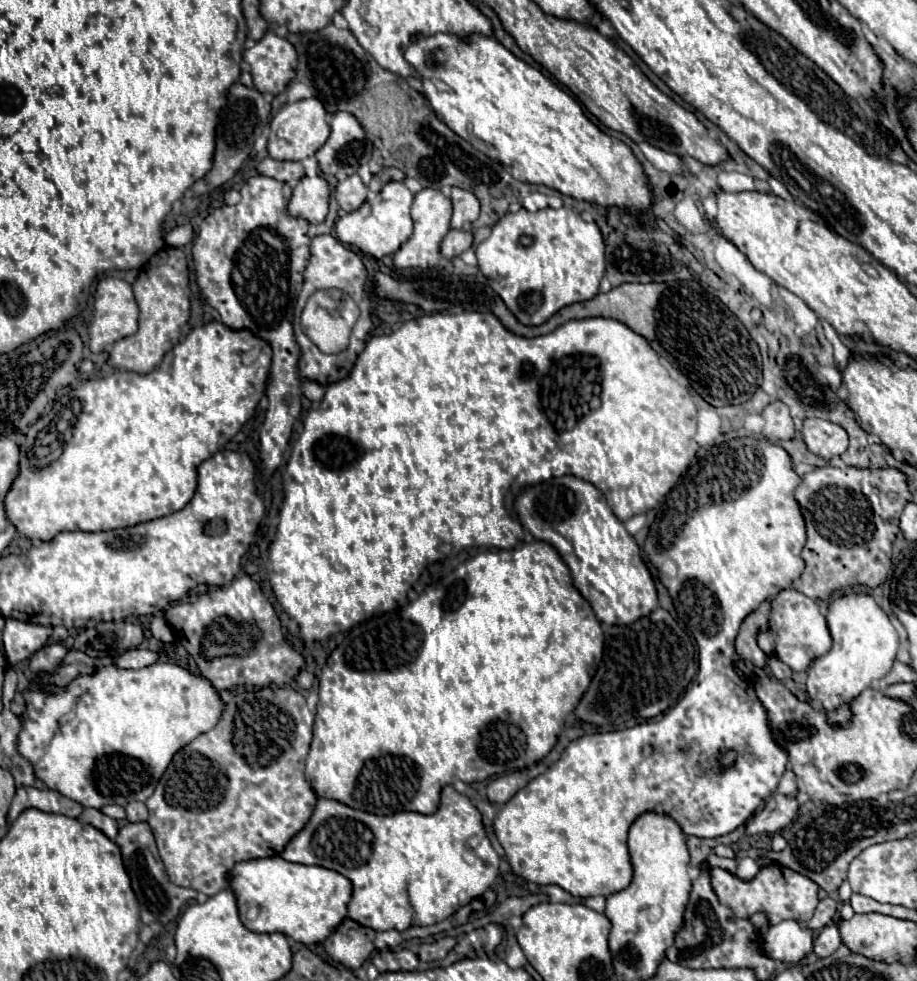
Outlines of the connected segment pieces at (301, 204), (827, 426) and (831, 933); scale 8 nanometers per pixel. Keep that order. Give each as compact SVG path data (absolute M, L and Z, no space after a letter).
M303 177L293 187L293 197L289 201L289 213L293 217L303 217L309 223L323 223L329 213L329 185L323 177Z
M805 419L803 439L811 453L821 459L837 459L849 447L849 435L843 427L829 423L825 419Z
M833 923L833 925L823 927L819 931L819 935L817 935L817 939L815 939L813 945L815 945L817 957L829 957L829 955L833 955L839 949L839 945L841 945L841 937L839 937L837 925Z

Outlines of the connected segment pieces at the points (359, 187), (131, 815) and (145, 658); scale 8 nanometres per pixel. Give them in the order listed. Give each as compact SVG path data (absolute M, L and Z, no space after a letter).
M355 173L337 185L335 199L341 205L341 209L345 209L349 213L349 211L357 211L357 207L361 207L361 203L365 203L367 193L369 193L369 189L363 185L361 177Z
M133 801L127 807L127 819L129 821L147 821L147 807L141 801Z
M131 649L123 655L117 657L115 661L115 667L121 667L121 669L141 669L141 667L147 667L151 663L157 661L157 653L155 651L149 651L149 649Z

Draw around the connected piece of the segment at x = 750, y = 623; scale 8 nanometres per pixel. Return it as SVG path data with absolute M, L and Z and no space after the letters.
M767 601L743 621L745 627L741 627L739 635L737 635L737 653L739 653L741 659L747 659L747 661L751 661L757 667L765 667L767 655L757 645L757 633L759 633L757 631L757 627L759 627L757 621L759 621L759 615L769 615Z

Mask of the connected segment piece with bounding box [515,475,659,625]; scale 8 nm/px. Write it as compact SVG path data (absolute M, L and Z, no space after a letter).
M563 475L557 479L549 479L545 483L533 485L523 489L515 499L515 509L519 515L521 525L539 541L545 541L553 545L561 559L567 563L573 583L579 589L579 593L591 603L597 619L607 625L629 625L637 619L649 615L657 607L657 589L653 583L653 577L647 569L647 565L641 559L641 549L635 543L635 539L627 533L625 525L613 515L607 499L593 487L591 483L573 477Z

